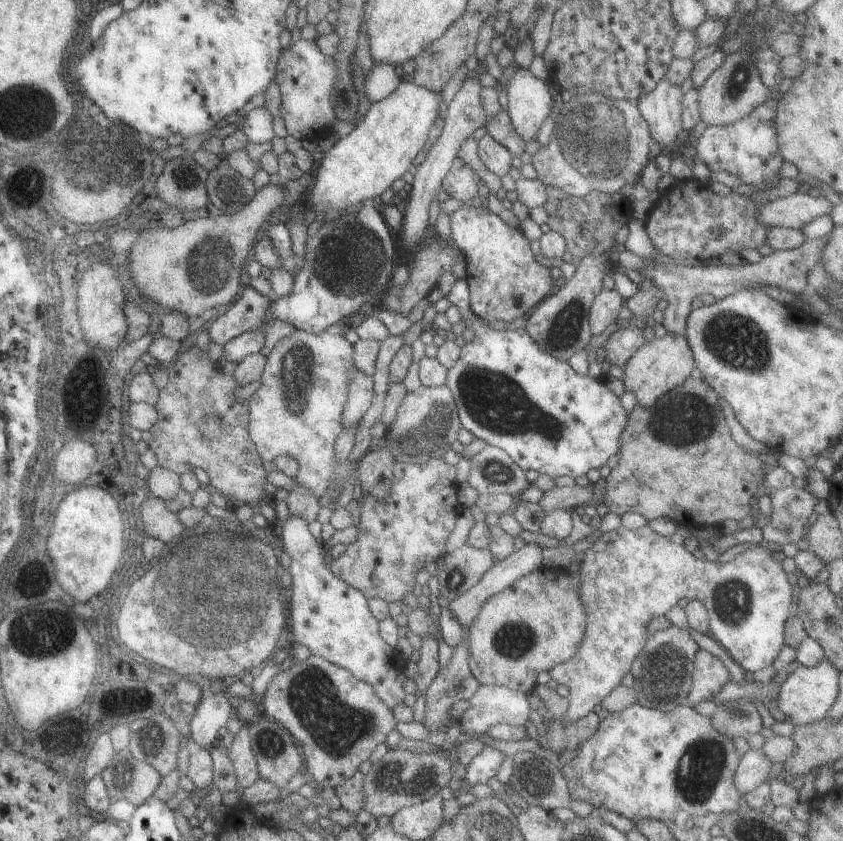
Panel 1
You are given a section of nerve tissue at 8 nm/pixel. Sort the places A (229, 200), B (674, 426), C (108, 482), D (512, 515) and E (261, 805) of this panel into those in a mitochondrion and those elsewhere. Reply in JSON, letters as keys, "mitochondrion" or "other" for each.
{"A":"other","B":"mitochondrion","C":"other","D":"other","E":"other"}

